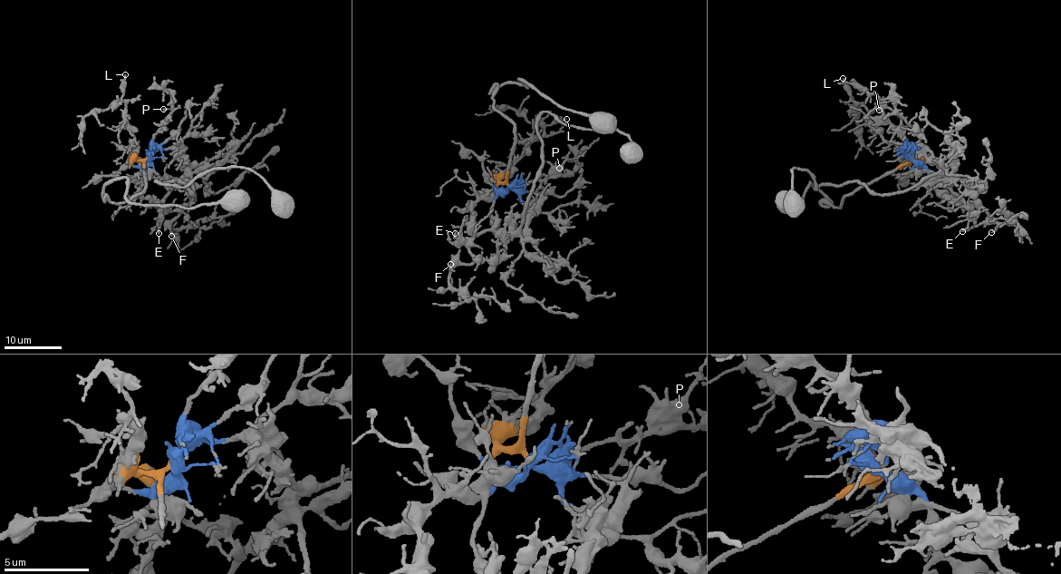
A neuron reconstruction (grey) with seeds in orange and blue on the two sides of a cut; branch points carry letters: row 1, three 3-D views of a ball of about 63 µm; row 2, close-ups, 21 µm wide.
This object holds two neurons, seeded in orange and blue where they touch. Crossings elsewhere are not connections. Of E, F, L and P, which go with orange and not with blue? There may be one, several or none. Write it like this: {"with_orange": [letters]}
{"with_orange": ["L"]}

